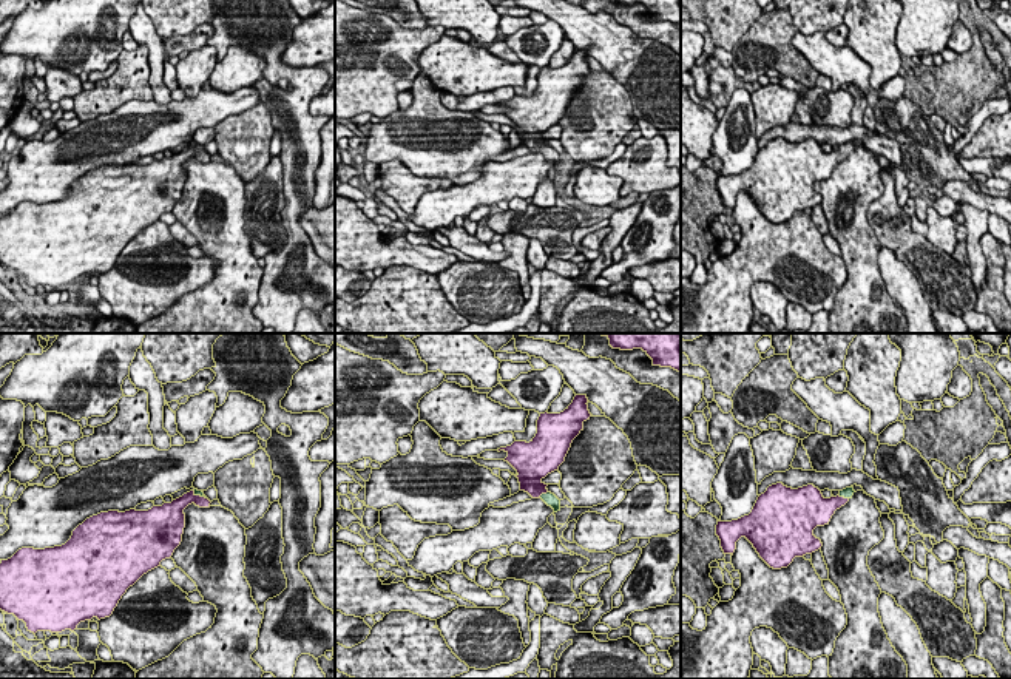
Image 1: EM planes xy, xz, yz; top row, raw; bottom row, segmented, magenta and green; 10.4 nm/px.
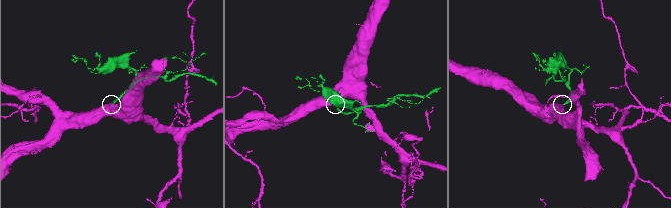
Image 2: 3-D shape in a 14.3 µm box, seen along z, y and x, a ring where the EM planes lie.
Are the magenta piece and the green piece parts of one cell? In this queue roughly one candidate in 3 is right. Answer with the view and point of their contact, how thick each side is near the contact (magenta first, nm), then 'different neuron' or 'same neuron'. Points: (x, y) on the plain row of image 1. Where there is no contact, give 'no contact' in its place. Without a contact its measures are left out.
xz (542, 147) | 260/130 nm | same neuron

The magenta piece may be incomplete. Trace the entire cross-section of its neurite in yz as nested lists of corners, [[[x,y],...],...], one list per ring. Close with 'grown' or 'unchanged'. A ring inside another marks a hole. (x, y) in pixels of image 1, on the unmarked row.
[[[776,137],[758,151],[749,170],[732,176],[719,174],[716,190],[724,208],[733,210],[736,196],[746,191],[770,222],[787,222],[795,211],[821,204],[823,198],[813,190],[813,184],[829,179],[835,165],[854,147],[850,140],[837,151],[824,153],[813,139],[792,144]]]; grown

